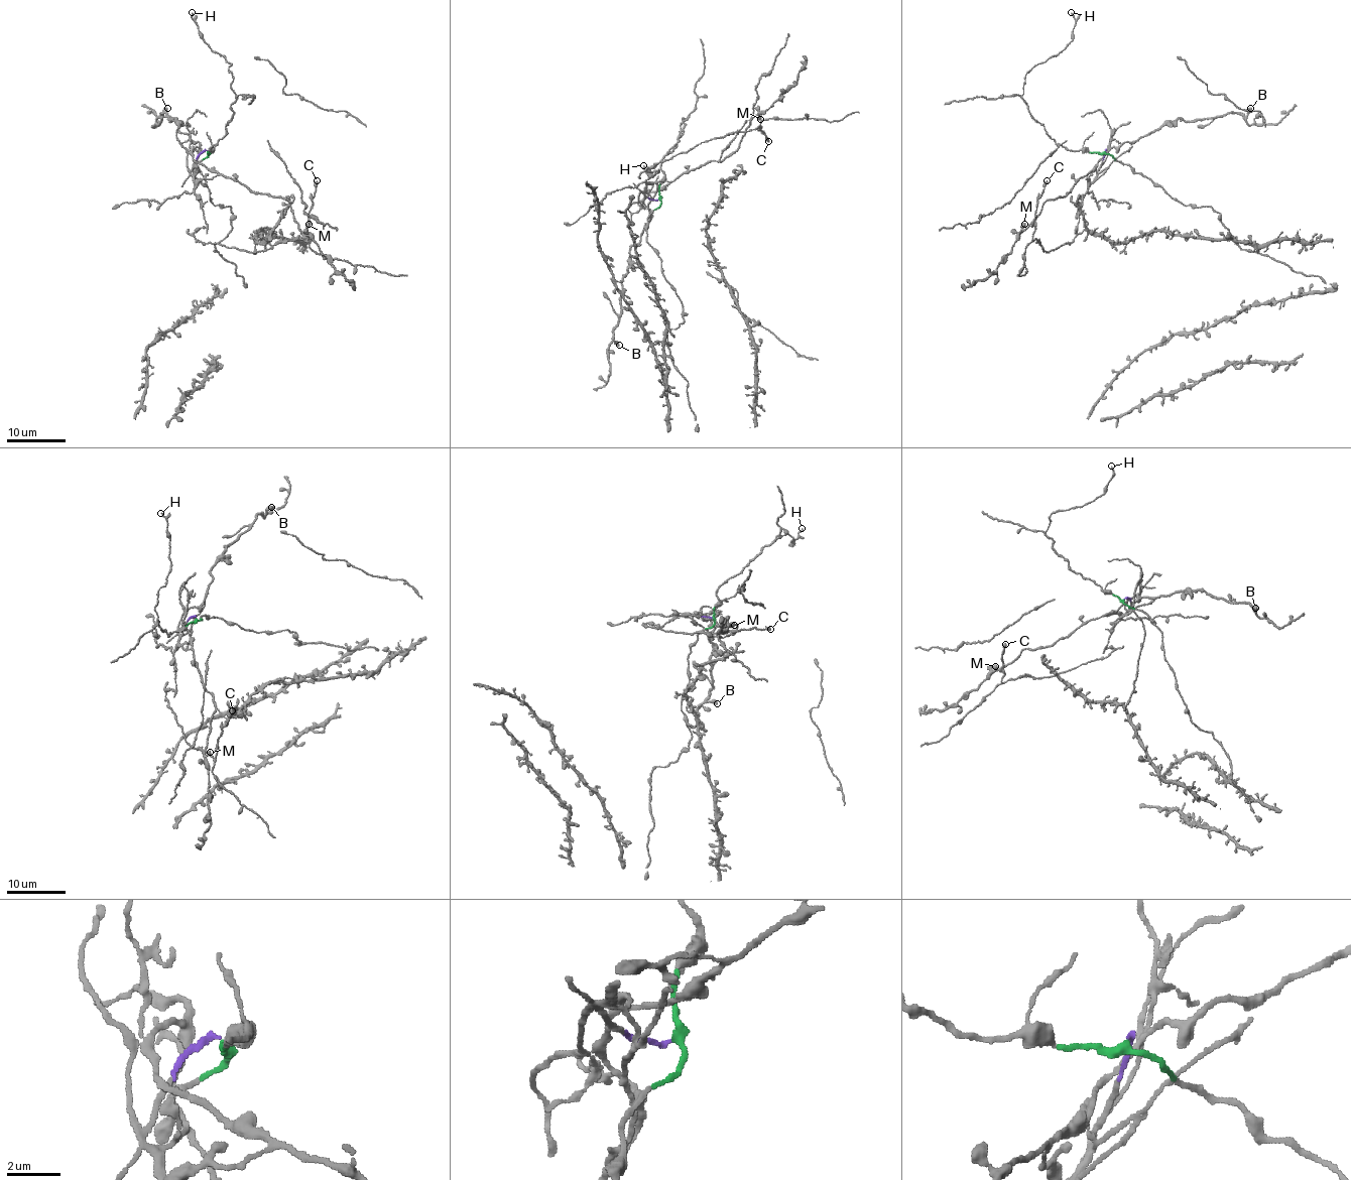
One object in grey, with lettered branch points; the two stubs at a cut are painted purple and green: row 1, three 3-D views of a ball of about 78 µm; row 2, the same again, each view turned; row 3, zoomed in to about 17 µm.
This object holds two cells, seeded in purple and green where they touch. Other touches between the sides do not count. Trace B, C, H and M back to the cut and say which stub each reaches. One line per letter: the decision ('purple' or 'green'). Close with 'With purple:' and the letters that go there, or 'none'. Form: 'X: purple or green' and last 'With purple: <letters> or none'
B: purple
C: purple
H: green
M: purple
With purple: B, C, M

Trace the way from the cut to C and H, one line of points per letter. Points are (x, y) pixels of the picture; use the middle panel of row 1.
C: (659, 199), (650, 199), (641, 191), (645, 181), (657, 172), (645, 169), (732, 132), (758, 128), (768, 141)
H: (659, 199), (662, 159), (677, 143), (688, 116), (683, 118), (676, 147), (654, 166), (648, 169), (642, 165)

